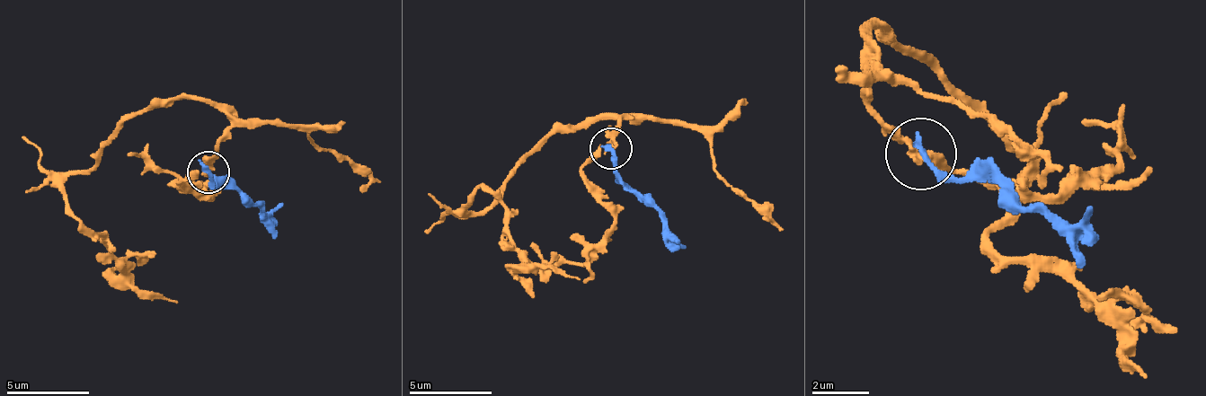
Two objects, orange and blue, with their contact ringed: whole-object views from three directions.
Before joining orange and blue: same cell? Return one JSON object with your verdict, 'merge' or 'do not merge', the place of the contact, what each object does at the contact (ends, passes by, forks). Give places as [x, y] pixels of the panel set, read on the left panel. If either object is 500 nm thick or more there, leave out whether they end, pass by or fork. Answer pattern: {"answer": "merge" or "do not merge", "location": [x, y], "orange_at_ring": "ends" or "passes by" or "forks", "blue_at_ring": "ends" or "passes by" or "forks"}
{"answer": "do not merge", "location": [208, 172], "orange_at_ring": "passes by", "blue_at_ring": "ends"}

